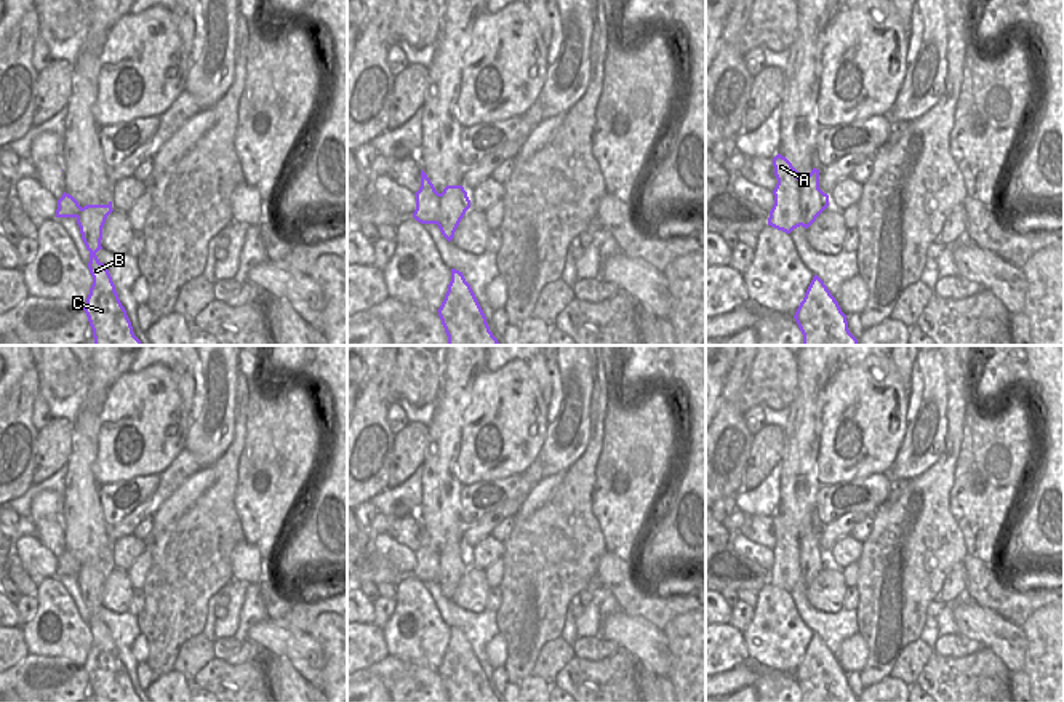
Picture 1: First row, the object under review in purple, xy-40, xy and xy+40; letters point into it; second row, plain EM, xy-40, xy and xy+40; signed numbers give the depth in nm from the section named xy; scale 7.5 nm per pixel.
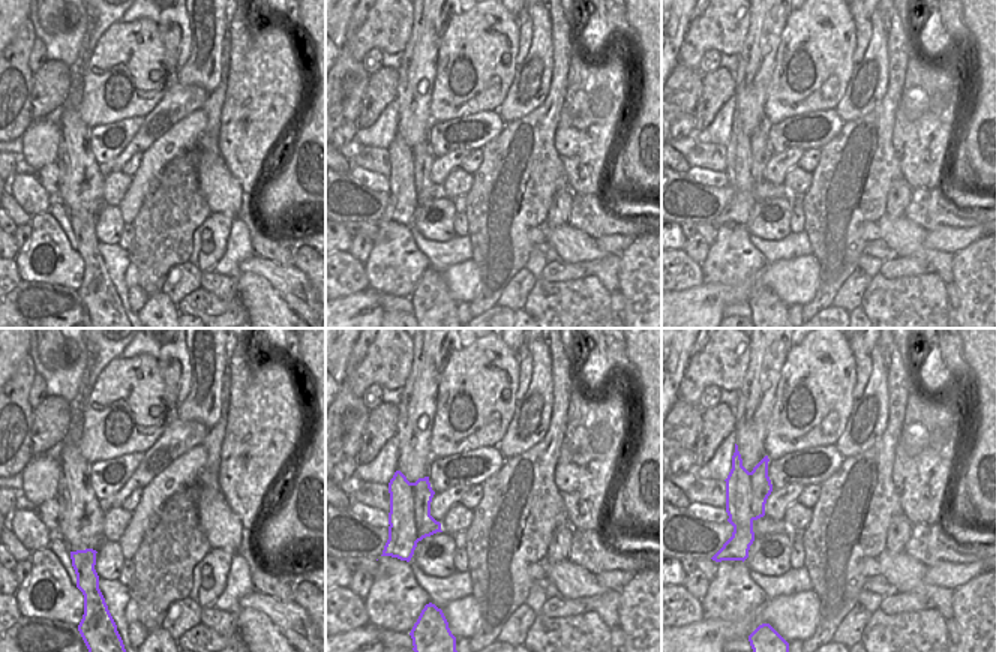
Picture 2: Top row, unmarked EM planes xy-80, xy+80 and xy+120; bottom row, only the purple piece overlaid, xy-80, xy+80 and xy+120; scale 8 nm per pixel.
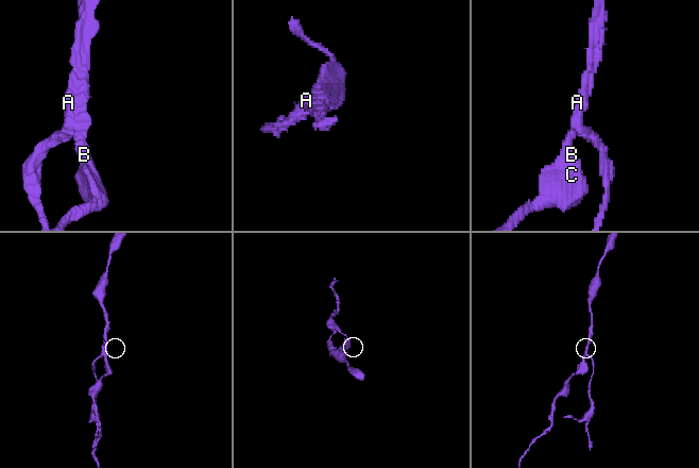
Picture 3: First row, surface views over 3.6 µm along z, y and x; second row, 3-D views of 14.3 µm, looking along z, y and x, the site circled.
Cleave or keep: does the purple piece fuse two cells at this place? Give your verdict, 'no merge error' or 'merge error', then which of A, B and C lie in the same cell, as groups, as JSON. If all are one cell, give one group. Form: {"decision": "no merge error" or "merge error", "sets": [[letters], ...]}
{"decision": "merge error", "sets": [["A"], ["B", "C"]]}

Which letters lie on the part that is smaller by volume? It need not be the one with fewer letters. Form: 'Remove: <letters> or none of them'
Remove: A.

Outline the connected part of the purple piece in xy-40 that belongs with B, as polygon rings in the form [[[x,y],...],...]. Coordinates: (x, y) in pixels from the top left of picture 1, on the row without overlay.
[[[112,560],[86,563],[77,576],[82,598],[90,609],[88,627],[93,635],[83,668],[93,688],[94,702],[141,702],[133,691],[107,625],[96,614],[102,608],[102,585],[112,569]]]

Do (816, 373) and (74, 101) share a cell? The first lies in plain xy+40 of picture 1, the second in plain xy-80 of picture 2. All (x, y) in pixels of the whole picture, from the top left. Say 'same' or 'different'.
same

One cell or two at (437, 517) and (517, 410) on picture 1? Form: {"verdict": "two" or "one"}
{"verdict": "two"}

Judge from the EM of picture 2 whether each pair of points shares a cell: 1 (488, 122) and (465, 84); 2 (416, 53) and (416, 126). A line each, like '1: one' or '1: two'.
1: two
2: one

